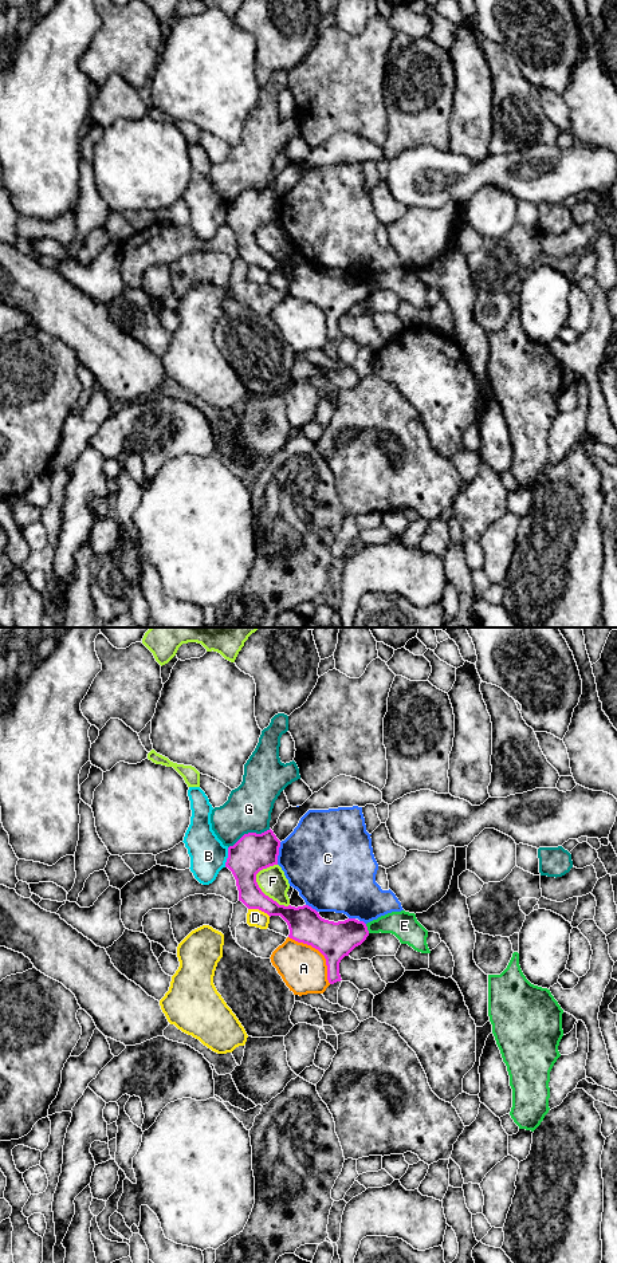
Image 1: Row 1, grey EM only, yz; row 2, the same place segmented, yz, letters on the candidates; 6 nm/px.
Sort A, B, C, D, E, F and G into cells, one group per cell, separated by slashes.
A / B / C / D / E / F / G

